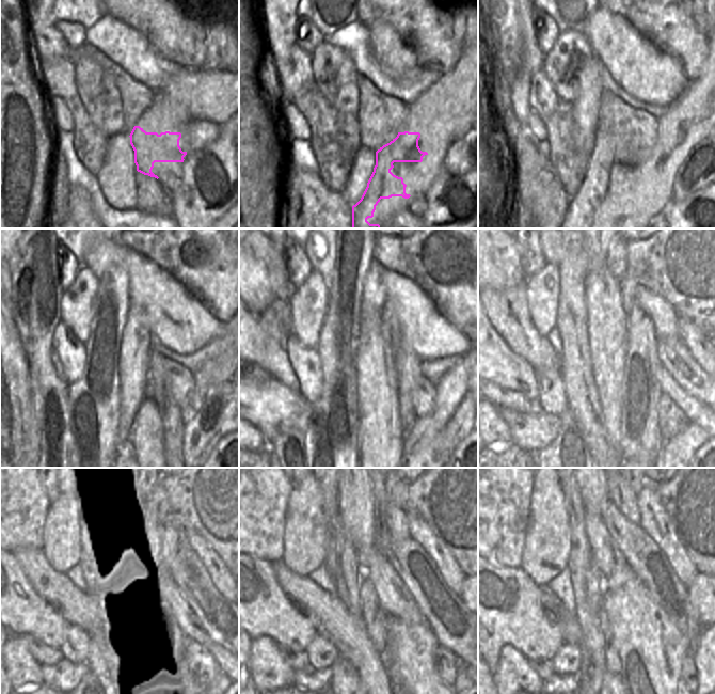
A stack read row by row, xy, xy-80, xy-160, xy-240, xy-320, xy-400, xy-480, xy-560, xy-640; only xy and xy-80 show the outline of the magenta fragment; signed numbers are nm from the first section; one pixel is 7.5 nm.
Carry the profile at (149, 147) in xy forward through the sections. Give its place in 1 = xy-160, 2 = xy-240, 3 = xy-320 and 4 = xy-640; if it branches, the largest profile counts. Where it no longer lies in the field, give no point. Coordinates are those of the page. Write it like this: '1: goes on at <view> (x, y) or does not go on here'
1: goes on at xy-160 (622, 184)
2: goes on at xy-240 (136, 347)
3: goes on at xy-320 (376, 383)
4: goes on at xy-640 (592, 489)

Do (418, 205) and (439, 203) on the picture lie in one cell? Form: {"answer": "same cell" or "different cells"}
{"answer": "different cells"}

